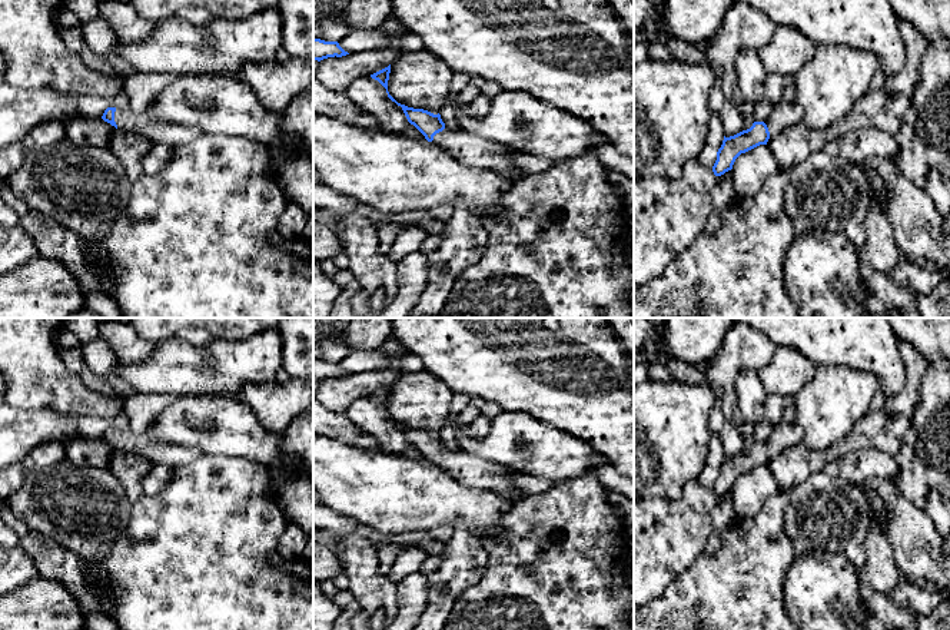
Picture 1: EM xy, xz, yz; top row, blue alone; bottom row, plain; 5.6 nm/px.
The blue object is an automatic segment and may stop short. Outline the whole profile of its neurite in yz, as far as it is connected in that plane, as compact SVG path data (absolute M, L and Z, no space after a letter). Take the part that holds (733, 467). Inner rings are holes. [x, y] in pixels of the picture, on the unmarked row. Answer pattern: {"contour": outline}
{"contour": "M780 422L765 442L754 442L747 451L725 458L717 472L717 481L712 487L715 497L721 497L733 490L735 480L760 465L767 465L768 460L783 451L801 444L803 431L794 424Z"}

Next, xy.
{"contour": "M107 428L102 440L116 450L139 450L152 462L165 464L173 468L193 462L202 455L195 448L170 444L165 440L159 440L147 430L140 432L132 432L130 430Z"}

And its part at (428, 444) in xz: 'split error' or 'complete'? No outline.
split error

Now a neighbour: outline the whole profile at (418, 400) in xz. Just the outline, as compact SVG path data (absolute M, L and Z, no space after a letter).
M426 371L402 374L392 385L389 415L401 425L441 434L451 415L454 392Z

